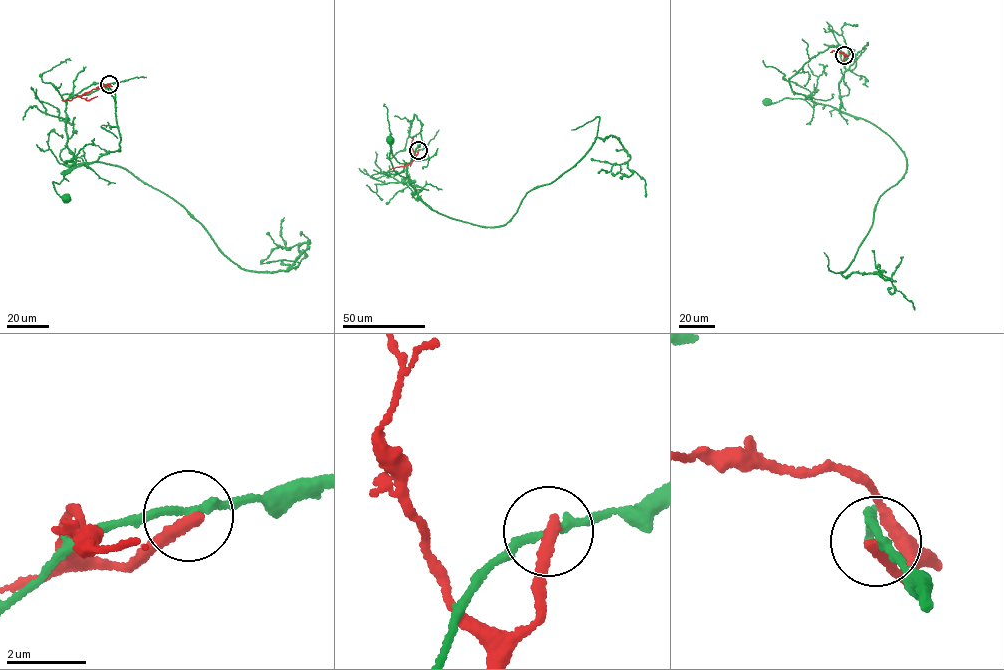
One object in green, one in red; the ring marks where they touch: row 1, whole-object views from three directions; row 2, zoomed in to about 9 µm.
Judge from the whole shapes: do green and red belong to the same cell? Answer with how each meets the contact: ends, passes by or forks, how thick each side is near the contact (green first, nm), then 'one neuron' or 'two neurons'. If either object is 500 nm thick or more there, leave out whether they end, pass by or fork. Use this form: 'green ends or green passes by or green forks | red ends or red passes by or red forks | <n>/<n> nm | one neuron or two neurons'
green passes by | red ends | 200/320 nm | two neurons

